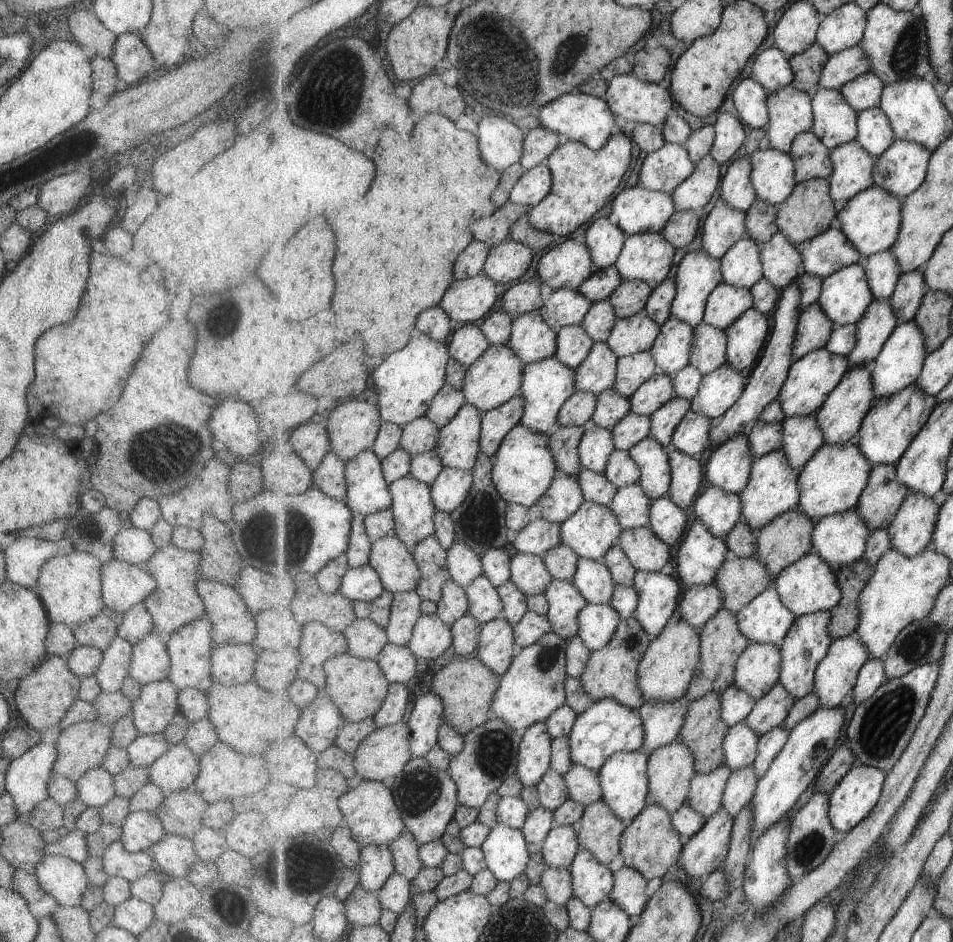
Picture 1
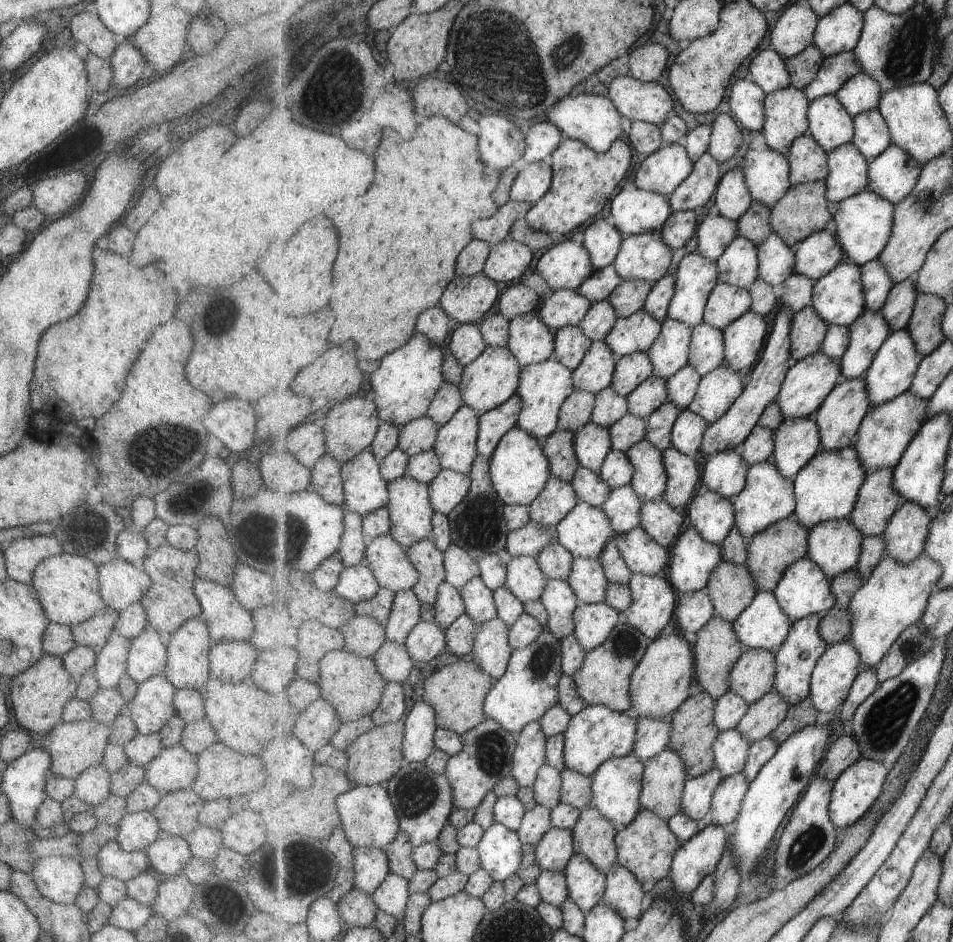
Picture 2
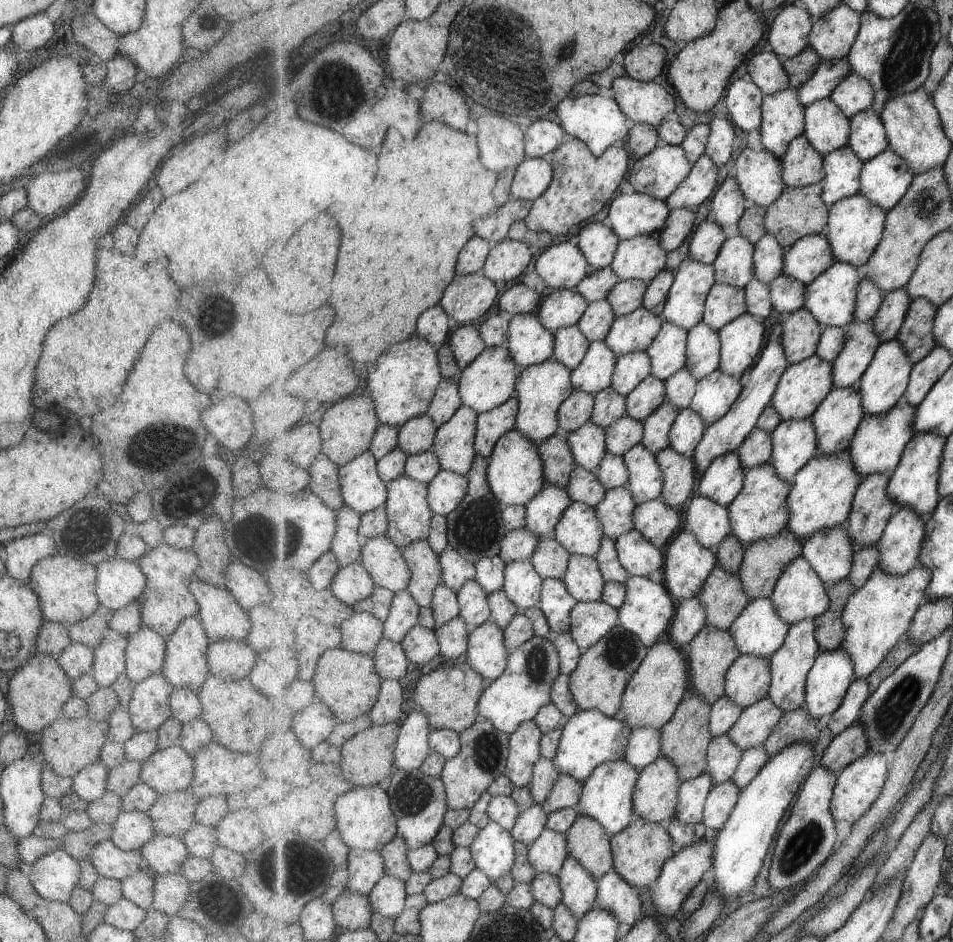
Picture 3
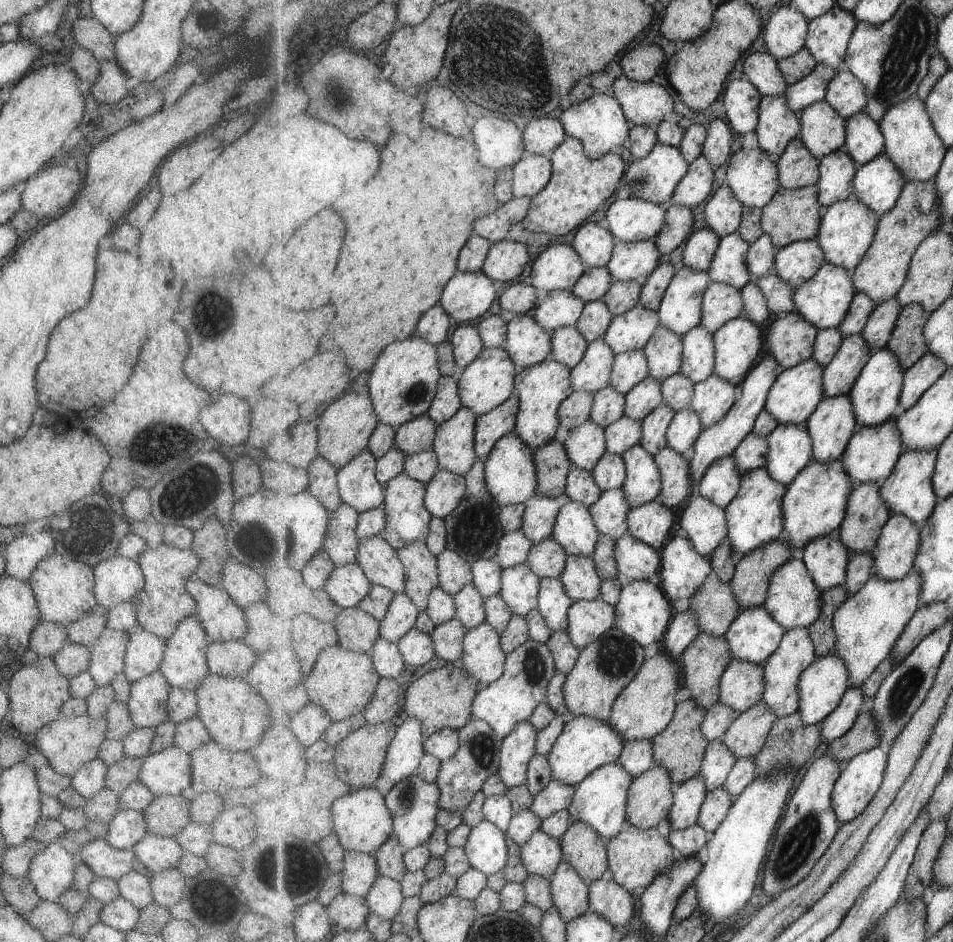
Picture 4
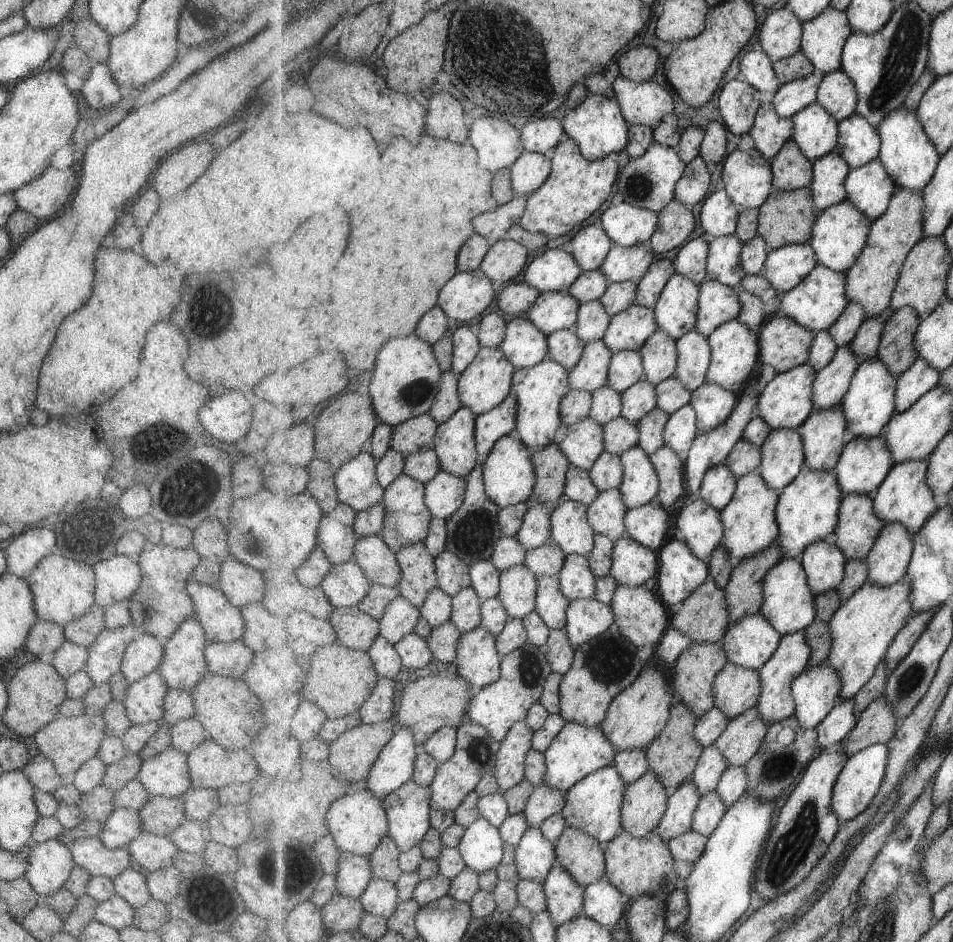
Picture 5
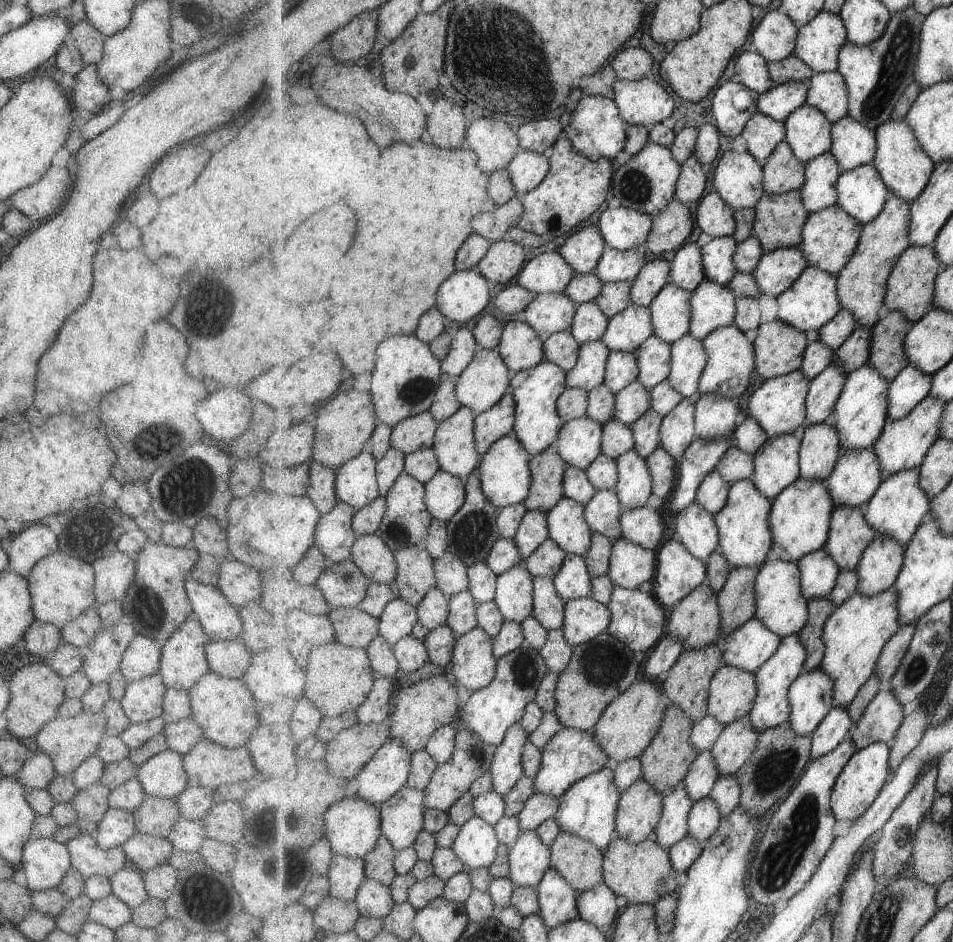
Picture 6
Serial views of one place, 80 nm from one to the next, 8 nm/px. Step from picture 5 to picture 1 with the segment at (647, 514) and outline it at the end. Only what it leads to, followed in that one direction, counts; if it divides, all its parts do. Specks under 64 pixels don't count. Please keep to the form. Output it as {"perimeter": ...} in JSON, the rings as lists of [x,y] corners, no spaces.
{"perimeter":[[[661,497],[651,505],[650,526],[670,547],[679,546],[690,526],[689,516],[673,499]]]}

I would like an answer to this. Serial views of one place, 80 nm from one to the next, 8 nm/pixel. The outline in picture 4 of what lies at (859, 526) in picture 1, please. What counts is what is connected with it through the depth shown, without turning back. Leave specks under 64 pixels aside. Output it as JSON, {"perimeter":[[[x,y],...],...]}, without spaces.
{"perimeter":[[[840,536],[817,537],[804,546],[799,556],[823,592],[845,584],[852,553]]]}

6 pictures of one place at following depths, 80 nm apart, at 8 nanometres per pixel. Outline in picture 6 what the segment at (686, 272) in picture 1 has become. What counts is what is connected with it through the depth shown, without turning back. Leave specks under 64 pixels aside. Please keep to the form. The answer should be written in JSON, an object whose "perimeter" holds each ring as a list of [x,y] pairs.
{"perimeter":[[[670,282],[651,303],[655,335],[673,344],[691,332],[692,292]]]}

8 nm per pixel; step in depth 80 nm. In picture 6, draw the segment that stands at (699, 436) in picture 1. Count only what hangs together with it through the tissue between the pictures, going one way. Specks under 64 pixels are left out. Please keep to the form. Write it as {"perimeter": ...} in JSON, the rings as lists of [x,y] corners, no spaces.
{"perimeter":[[[687,397],[664,416],[661,447],[666,448],[679,463],[684,459],[696,435],[696,400]]]}

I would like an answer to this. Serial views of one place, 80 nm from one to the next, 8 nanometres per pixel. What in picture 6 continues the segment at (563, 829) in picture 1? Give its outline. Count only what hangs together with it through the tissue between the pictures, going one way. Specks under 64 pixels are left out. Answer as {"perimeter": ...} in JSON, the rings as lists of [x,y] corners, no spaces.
{"perimeter":[[[525,831],[510,849],[510,876],[517,886],[537,887],[552,868],[552,848],[538,833]]]}

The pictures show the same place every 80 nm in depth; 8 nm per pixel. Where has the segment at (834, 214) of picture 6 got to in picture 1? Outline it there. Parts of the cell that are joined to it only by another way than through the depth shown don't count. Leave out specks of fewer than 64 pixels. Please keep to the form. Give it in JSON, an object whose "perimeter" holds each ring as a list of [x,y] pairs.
{"perimeter":[[[875,185],[854,196],[838,212],[841,228],[861,251],[864,258],[888,251],[896,243],[902,229],[903,199],[882,186]]]}

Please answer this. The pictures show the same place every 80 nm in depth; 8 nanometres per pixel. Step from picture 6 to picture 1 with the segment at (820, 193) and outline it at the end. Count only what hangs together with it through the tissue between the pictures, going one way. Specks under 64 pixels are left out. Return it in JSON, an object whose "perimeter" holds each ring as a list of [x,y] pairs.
{"perimeter":[[[857,139],[843,143],[840,147],[835,147],[831,150],[831,153],[834,169],[829,179],[832,184],[830,192],[834,200],[837,200],[837,202],[841,202],[841,200],[850,201],[860,192],[876,185],[874,172],[877,157],[867,152]]]}

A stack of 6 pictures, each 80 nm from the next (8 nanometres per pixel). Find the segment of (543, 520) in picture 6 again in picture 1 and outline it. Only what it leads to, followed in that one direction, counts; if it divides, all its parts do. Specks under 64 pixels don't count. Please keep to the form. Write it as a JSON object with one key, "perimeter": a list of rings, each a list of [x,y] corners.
{"perimeter":[[[561,469],[557,471],[556,479],[545,496],[538,502],[541,506],[541,516],[551,522],[564,523],[571,518],[583,503],[587,502],[579,477],[569,476]]]}

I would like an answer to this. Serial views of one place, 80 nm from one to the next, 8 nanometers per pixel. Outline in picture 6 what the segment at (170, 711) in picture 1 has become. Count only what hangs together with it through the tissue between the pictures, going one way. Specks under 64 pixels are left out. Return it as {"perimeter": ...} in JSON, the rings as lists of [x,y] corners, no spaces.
{"perimeter":[[[157,672],[132,683],[126,683],[118,701],[127,720],[131,724],[137,724],[159,717],[161,714],[160,704],[165,689],[166,686]]]}

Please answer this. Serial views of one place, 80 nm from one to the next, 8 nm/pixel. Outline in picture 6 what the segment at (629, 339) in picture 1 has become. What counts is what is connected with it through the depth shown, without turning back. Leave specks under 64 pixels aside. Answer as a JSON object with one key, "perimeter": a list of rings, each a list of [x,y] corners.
{"perimeter":[[[631,304],[610,318],[603,340],[613,351],[635,353],[645,340],[655,335],[655,331],[651,308]]]}

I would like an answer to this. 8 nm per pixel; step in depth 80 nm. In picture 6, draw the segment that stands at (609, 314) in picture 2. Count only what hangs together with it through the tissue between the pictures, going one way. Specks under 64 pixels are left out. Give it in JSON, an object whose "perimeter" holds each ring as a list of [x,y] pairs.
{"perimeter":[[[595,301],[580,304],[570,331],[576,336],[579,344],[593,342],[604,338],[608,331],[610,318]]]}

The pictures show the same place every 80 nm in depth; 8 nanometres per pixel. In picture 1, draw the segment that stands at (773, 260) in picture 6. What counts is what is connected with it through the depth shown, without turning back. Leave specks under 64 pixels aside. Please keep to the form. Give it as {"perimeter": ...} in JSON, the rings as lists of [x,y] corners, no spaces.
{"perimeter":[[[843,228],[829,229],[816,236],[803,251],[802,257],[802,271],[824,279],[864,260],[861,251],[849,240]]]}

